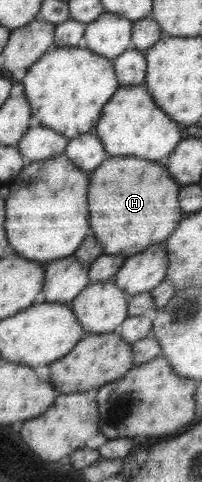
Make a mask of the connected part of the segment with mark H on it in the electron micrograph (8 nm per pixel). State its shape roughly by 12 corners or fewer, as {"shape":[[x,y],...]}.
{"shape":[[107,156],[89,177],[106,255],[164,242],[184,218],[162,162]]}

